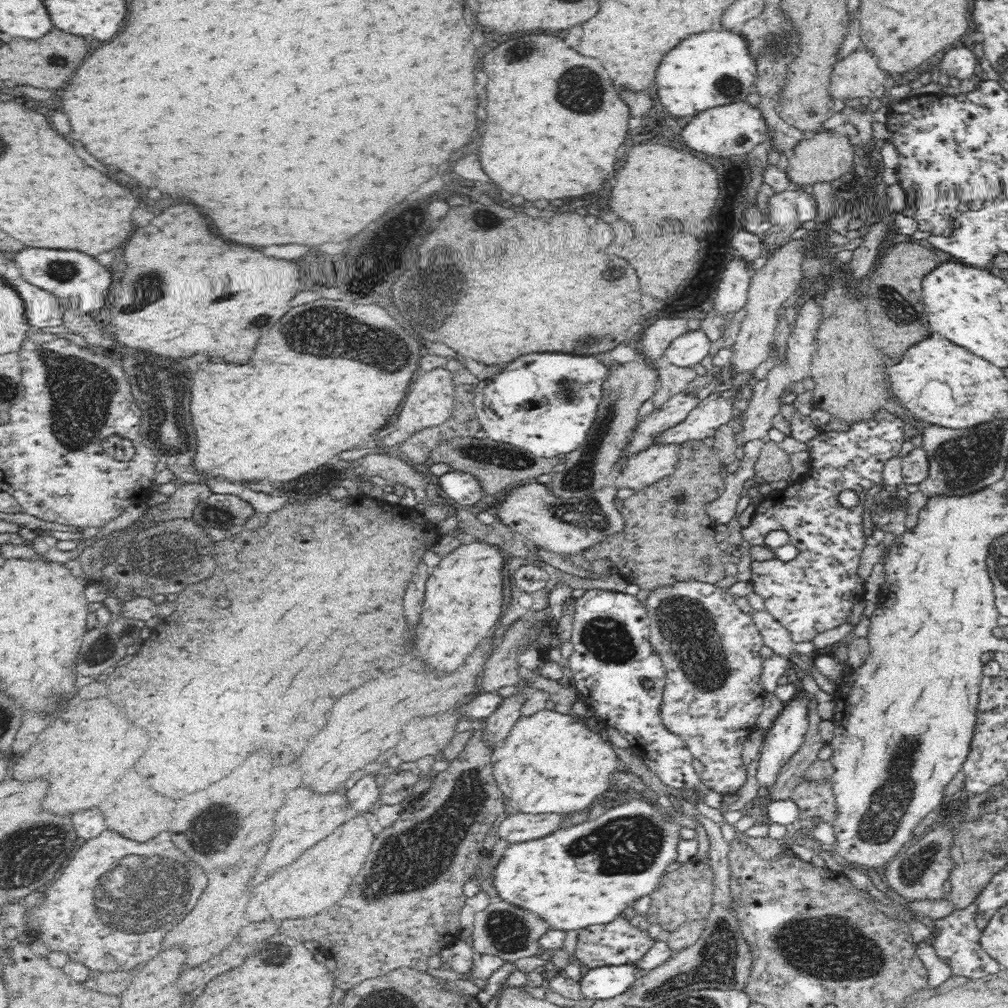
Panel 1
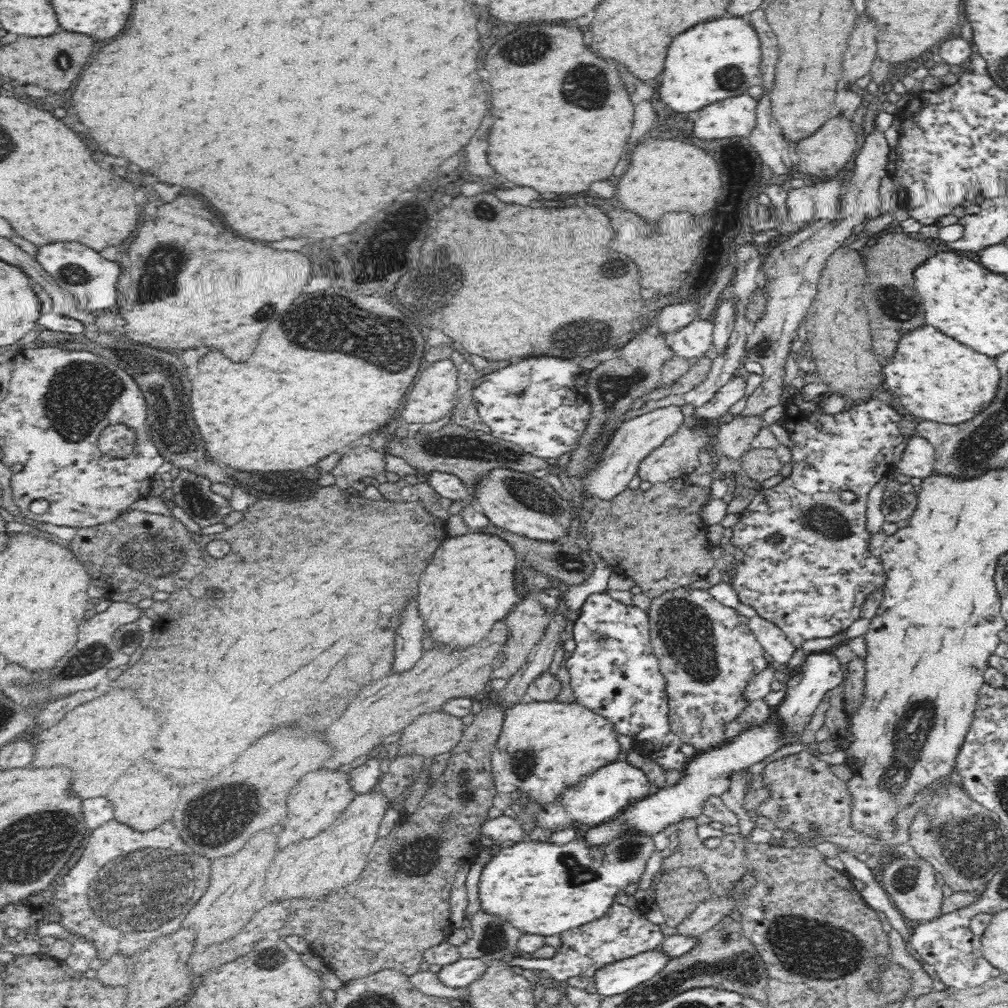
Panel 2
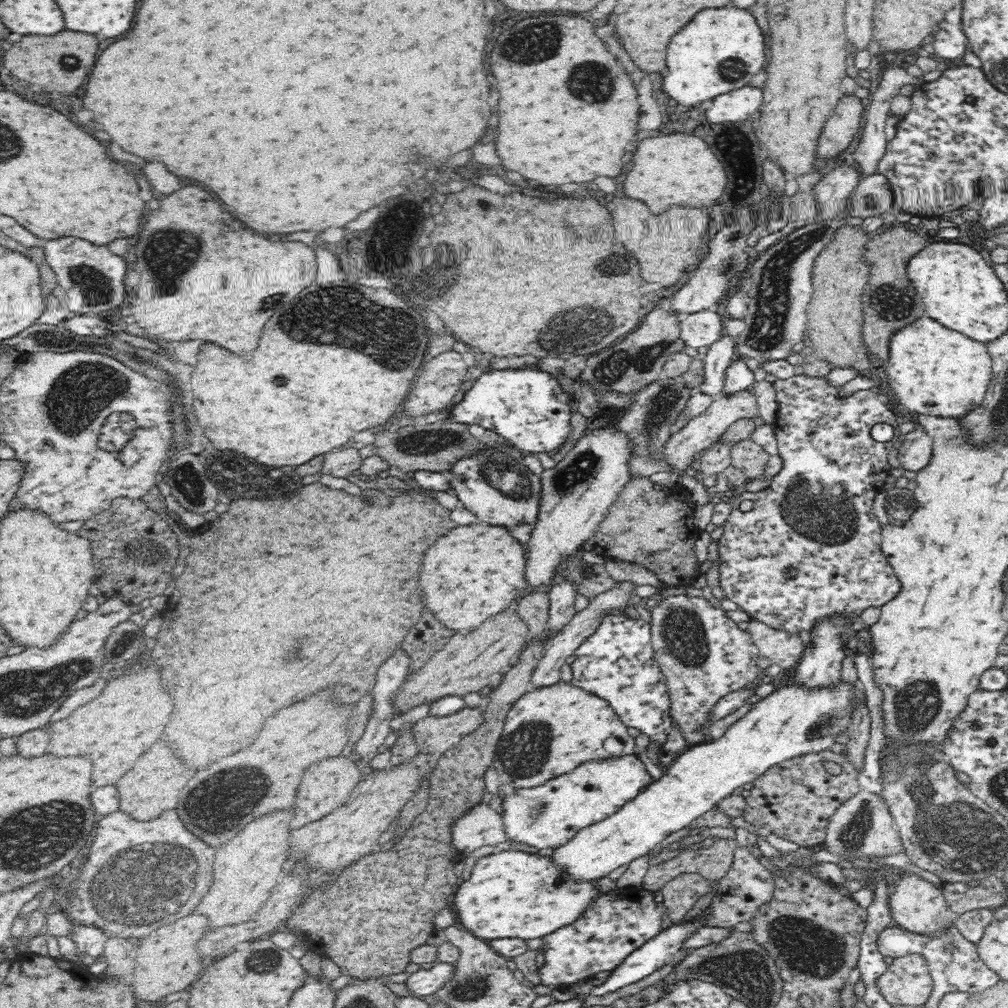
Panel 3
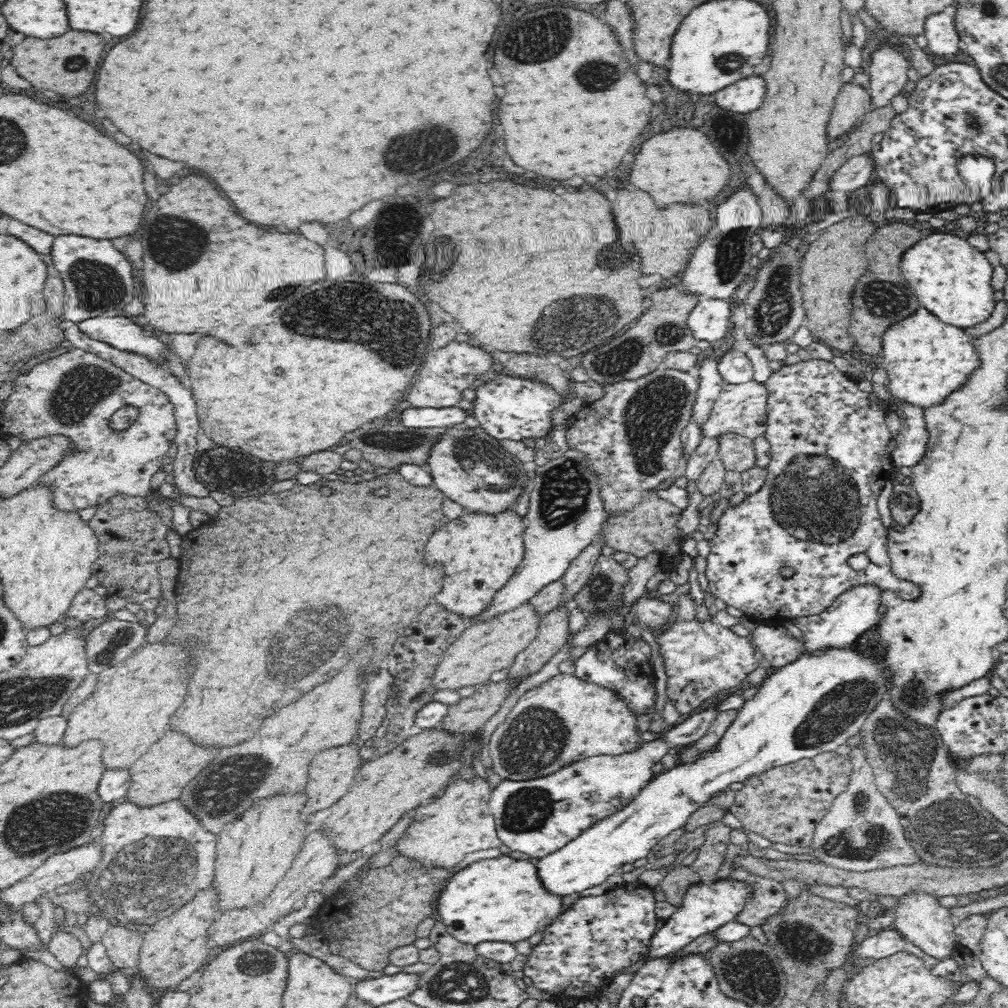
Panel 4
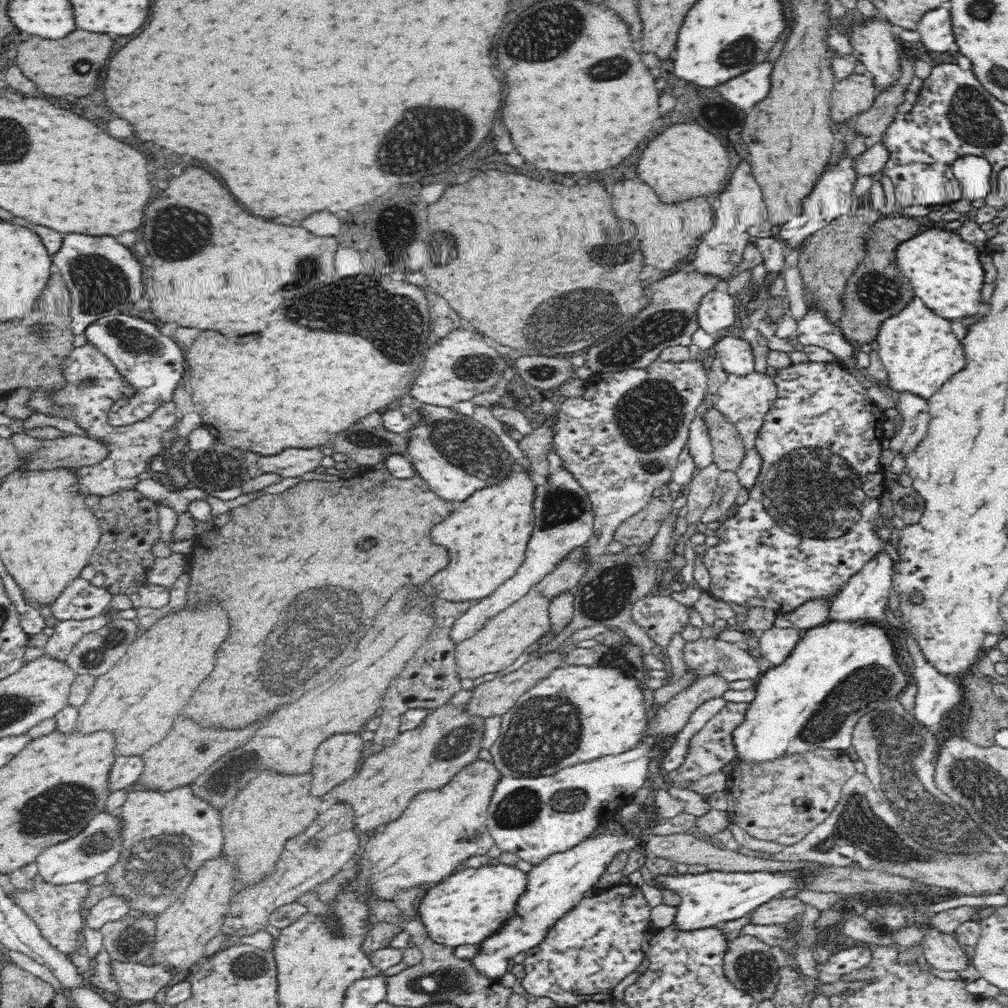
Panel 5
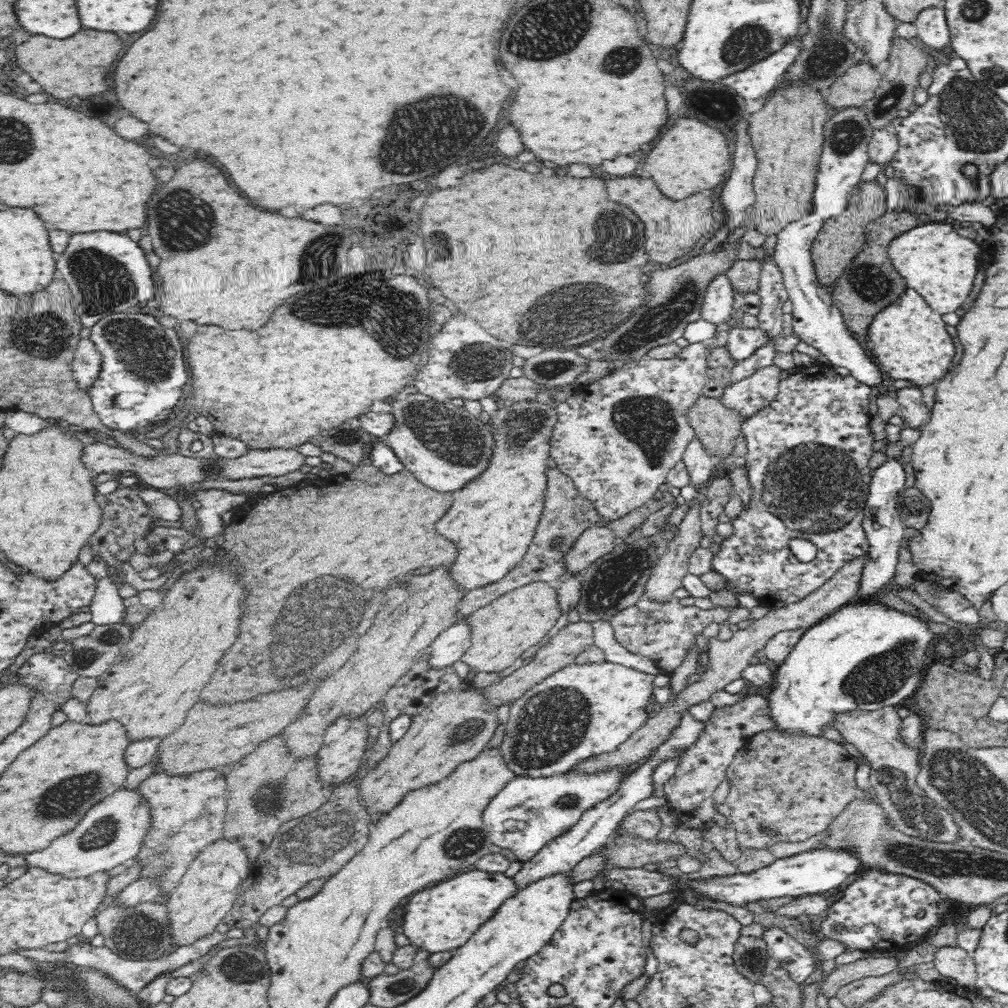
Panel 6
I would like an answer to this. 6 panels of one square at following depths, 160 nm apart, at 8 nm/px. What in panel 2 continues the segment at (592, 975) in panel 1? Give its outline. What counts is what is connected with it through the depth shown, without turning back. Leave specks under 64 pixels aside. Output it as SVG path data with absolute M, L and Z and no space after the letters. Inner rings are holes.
M654 949L604 966L592 976L596 993L605 998L628 992L656 976L667 966L668 961L659 949Z

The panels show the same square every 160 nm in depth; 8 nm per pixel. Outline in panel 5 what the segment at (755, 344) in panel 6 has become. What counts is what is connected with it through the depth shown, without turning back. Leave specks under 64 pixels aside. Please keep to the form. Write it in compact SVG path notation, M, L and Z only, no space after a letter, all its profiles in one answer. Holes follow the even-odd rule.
M726 336L715 343L713 347L716 358L722 364L722 370L727 374L744 377L753 374L750 344L741 336Z

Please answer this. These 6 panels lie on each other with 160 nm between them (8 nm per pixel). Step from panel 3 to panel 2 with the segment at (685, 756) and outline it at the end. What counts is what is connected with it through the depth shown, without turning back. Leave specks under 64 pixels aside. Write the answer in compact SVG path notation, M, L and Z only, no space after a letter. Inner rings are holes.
M772 714L772 717L768 718L764 726L756 726L756 728L752 728L752 730L746 730L744 734L731 738L731 741L728 742L727 745L720 746L719 749L712 750L712 752L707 752L706 754L698 753L696 756L690 758L677 784L660 788L655 794L640 801L636 801L635 804L626 807L615 818L610 819L608 823L604 822L594 826L586 832L587 839L590 843L595 844L595 846L600 846L610 839L616 838L622 830L630 830L630 828L635 828L635 830L644 831L645 834L654 836L656 832L662 831L662 828L672 826L674 823L678 824L678 822L684 818L697 818L702 814L701 804L706 797L710 795L722 795L730 787L732 783L730 778L734 774L742 772L742 770L747 771L752 765L766 760L768 756L772 755L783 746L783 742L781 742L781 730L779 730L779 726L777 726L777 722L775 722L776 717L777 714Z

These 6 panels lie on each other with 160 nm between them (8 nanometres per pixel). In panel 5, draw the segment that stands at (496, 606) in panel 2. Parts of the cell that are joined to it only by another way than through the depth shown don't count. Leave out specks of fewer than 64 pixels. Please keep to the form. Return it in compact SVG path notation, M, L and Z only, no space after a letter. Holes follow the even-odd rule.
M523 468L512 470L508 478L504 478L498 486L488 486L478 490L467 501L458 502L460 506L454 506L454 514L444 520L440 526L432 528L432 544L444 546L448 550L450 562L444 570L440 570L430 580L432 594L436 594L440 600L450 602L474 602L490 596L498 586L508 578L512 578L525 559L525 550L528 539L532 534L534 517L532 502L534 502L536 477L531 477Z

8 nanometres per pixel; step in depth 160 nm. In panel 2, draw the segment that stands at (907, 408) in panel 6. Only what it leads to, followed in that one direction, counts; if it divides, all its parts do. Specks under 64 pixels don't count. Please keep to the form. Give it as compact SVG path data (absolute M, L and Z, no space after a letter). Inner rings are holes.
M919 435L912 436L896 470L898 474L910 476L910 478L928 478L933 474L934 457L935 450L925 438Z

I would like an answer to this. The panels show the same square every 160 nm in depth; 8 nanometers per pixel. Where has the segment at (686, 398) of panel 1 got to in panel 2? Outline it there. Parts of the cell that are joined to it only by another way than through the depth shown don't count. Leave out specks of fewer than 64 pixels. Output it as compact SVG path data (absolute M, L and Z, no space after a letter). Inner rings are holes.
M664 406L652 412L646 412L638 418L624 422L612 436L612 442L604 450L598 468L581 482L582 493L589 494L592 500L608 500L616 497L628 488L628 483L636 476L638 465L655 448L658 448L669 436L676 433L690 415L686 406Z

